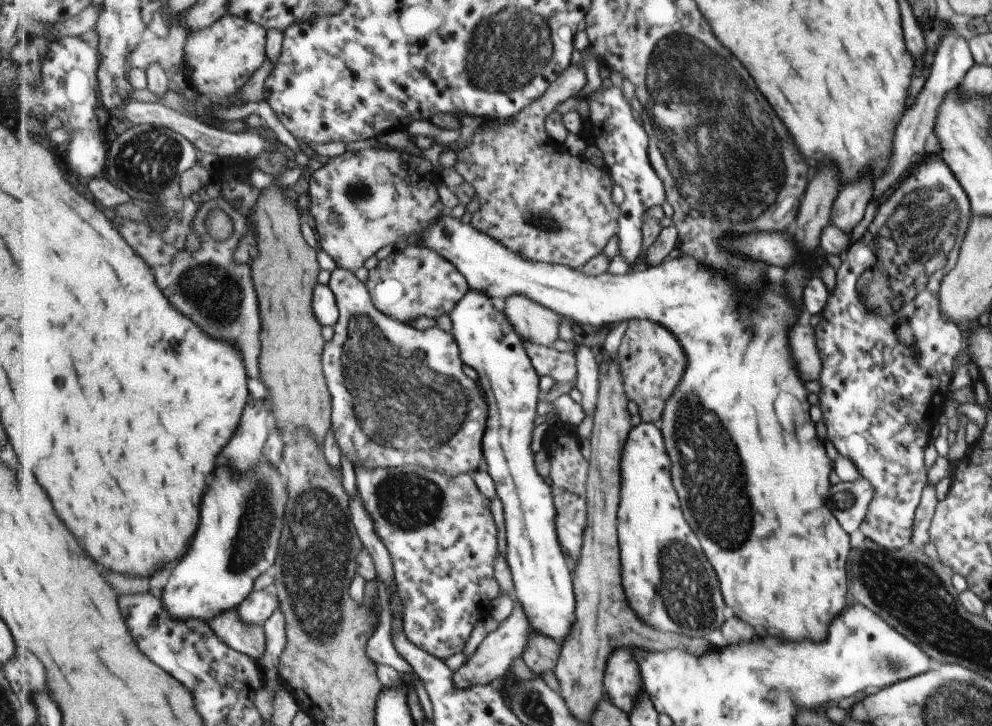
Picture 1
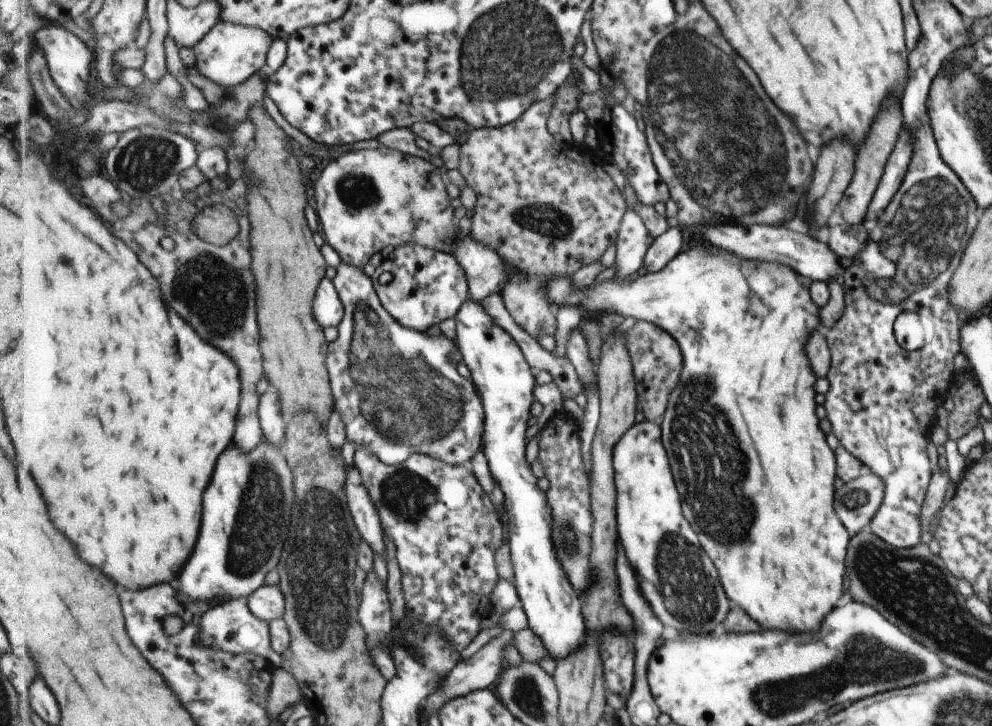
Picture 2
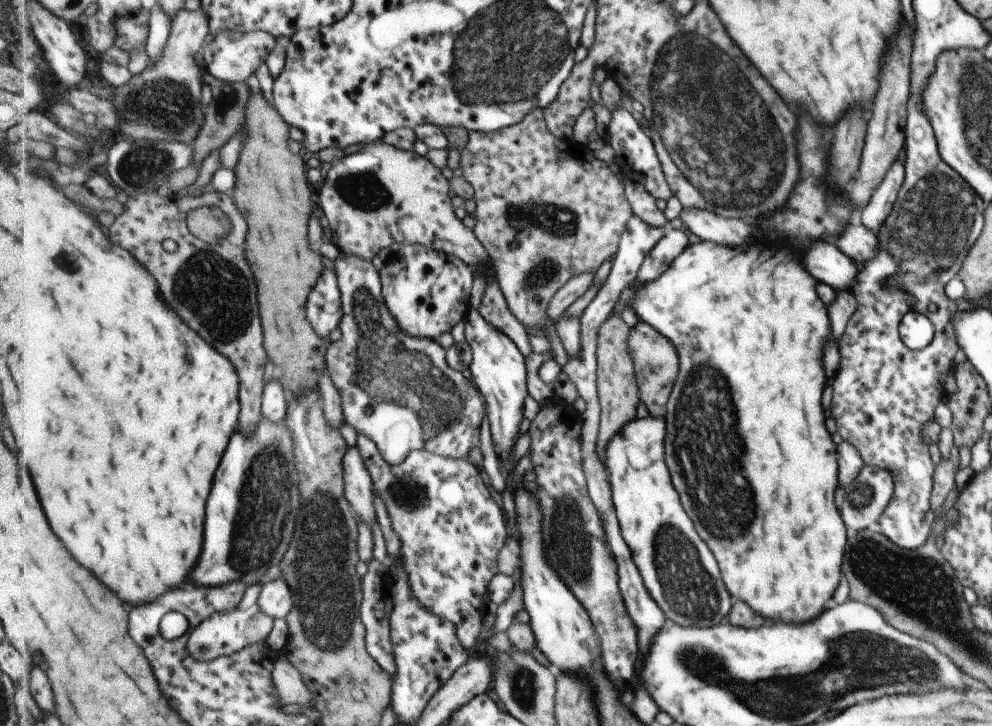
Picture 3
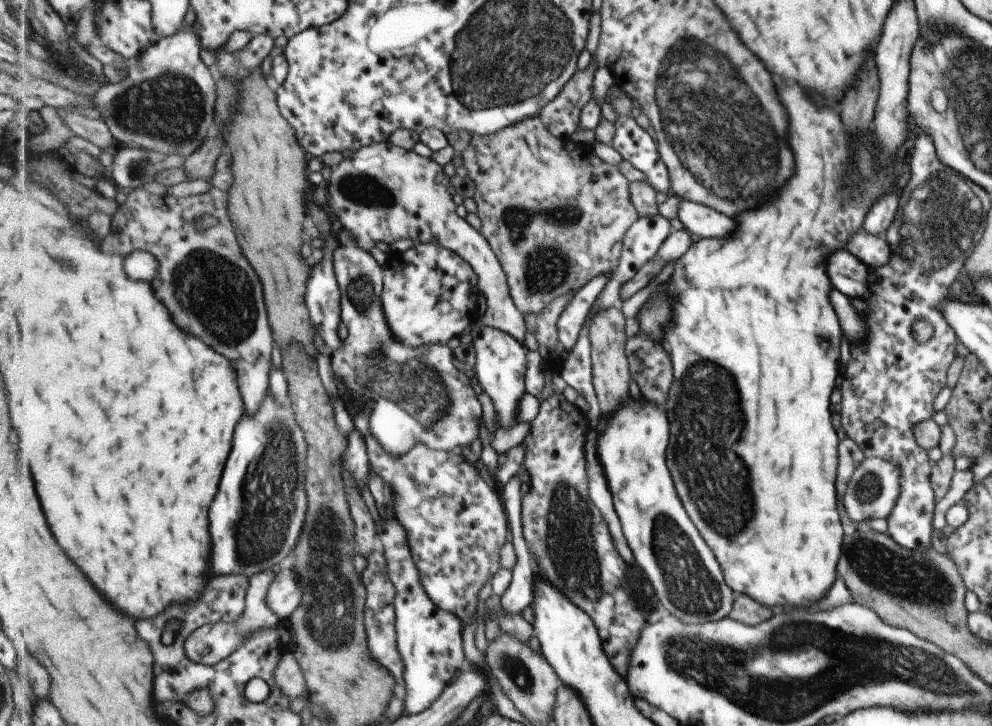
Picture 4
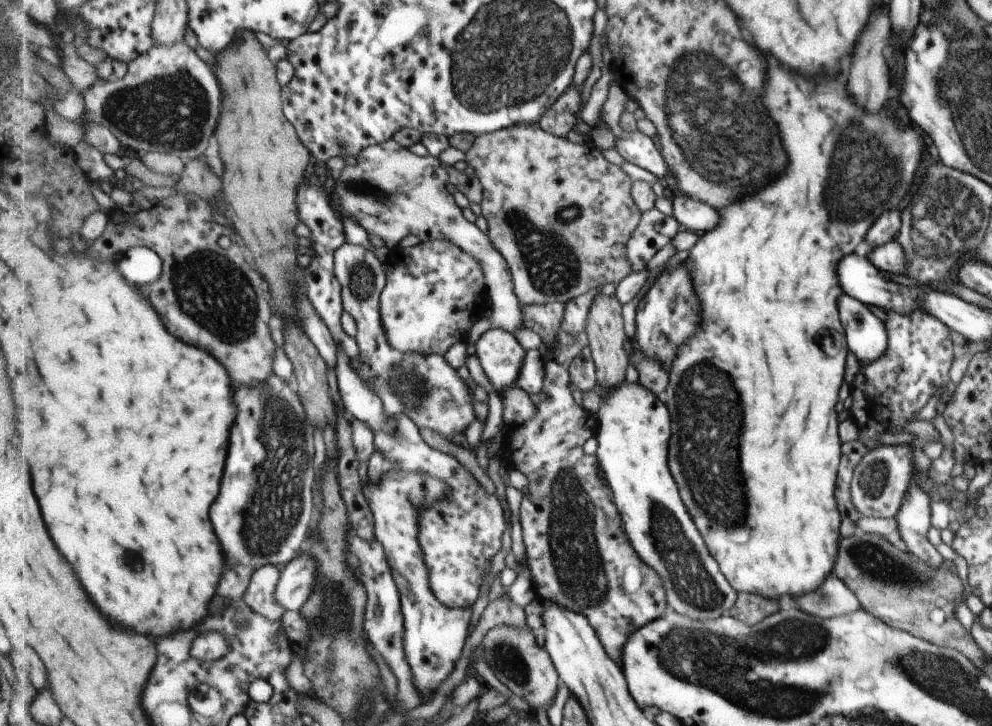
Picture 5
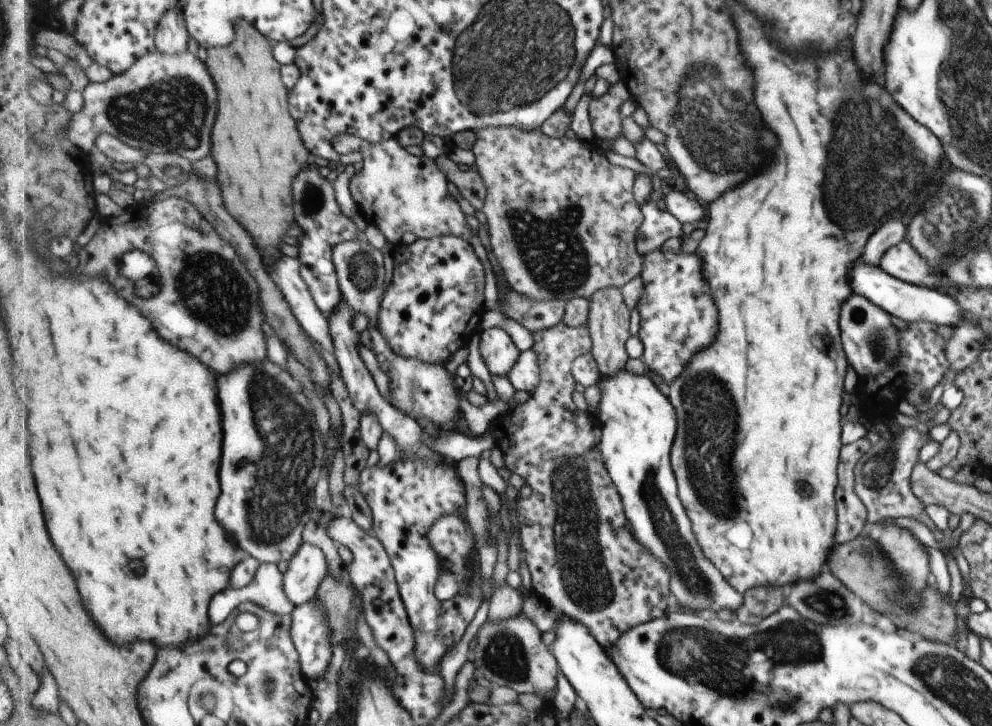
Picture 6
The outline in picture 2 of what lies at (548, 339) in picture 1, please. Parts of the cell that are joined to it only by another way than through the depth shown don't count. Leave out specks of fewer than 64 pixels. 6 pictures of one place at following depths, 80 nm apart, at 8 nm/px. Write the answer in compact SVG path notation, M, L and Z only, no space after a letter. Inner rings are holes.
M555 96L544 100L543 102L535 103L533 107L528 108L517 122L508 124L505 127L489 128L470 130L468 139L460 147L459 150L459 167L460 174L464 177L466 184L469 185L478 196L477 206L473 209L474 216L471 219L472 225L470 233L476 241L481 244L487 245L489 248L495 249L501 256L506 264L512 269L513 273L517 273L520 277L511 279L504 288L502 295L504 296L506 307L514 316L514 319L524 328L531 336L537 338L538 336L553 337L557 334L557 316L554 314L554 307L549 295L545 295L548 290L548 283L551 277L556 275L563 278L563 276L572 277L578 270L581 270L587 265L599 263L602 256L606 254L607 249L617 242L619 236L619 228L621 222L626 218L628 211L628 202L622 193L622 190L617 186L615 179L612 175L605 170L604 162L598 158L592 150L575 148L573 142L558 141L551 132L549 132L548 118L553 110L553 102Z

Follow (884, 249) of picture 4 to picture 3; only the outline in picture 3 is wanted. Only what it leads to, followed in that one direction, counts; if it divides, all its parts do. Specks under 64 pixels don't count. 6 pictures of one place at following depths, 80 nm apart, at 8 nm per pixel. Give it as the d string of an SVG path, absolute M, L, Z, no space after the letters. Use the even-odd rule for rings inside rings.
M851 218L849 226L843 232L843 236L835 238L835 246L856 265L871 260L878 253L877 234L859 224L857 218Z

